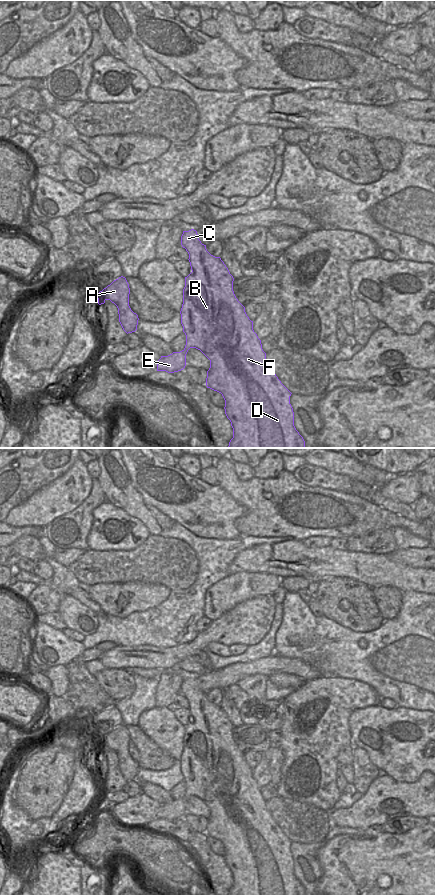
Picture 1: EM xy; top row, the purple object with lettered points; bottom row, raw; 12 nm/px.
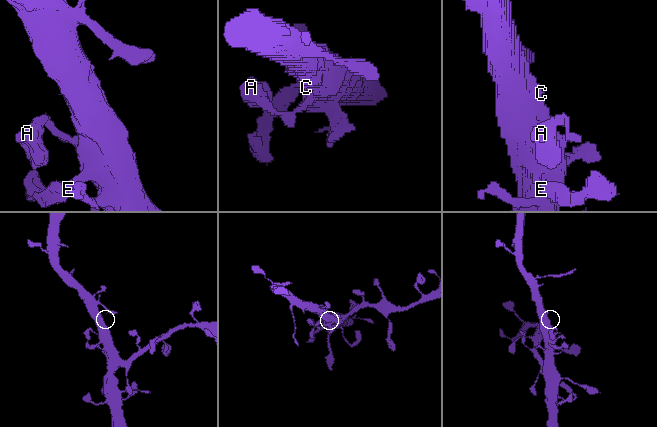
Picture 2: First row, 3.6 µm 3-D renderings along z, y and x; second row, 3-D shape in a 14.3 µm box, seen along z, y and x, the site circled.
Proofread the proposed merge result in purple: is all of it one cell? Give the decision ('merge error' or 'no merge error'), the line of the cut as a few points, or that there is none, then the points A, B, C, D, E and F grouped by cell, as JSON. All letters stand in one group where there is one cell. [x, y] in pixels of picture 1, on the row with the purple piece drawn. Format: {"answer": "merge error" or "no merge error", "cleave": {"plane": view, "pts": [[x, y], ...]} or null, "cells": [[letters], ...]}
{"answer": "no merge error", "cleave": null, "cells": [["A", "B", "C", "D", "E", "F"]]}

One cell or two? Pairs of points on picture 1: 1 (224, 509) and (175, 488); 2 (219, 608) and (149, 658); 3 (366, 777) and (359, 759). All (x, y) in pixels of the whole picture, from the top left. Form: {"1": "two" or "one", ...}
{"1": "one", "2": "two", "3": "one"}

